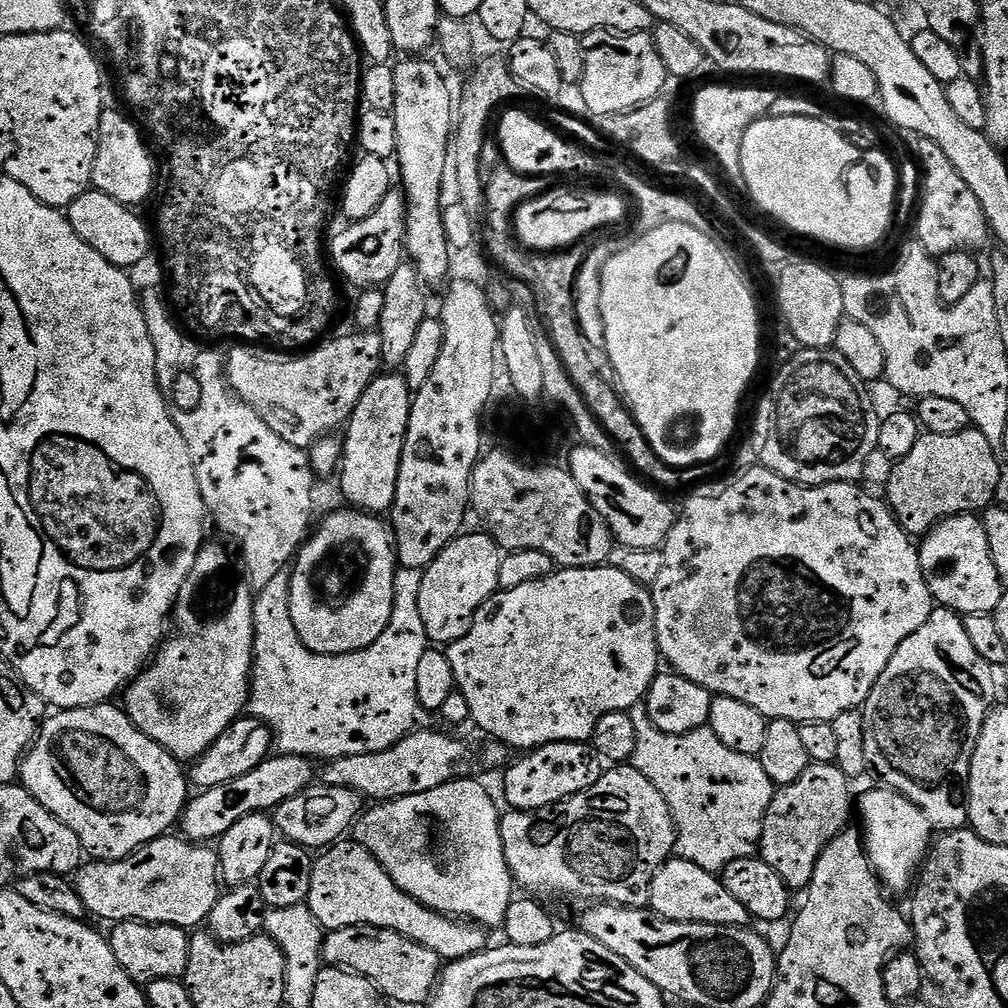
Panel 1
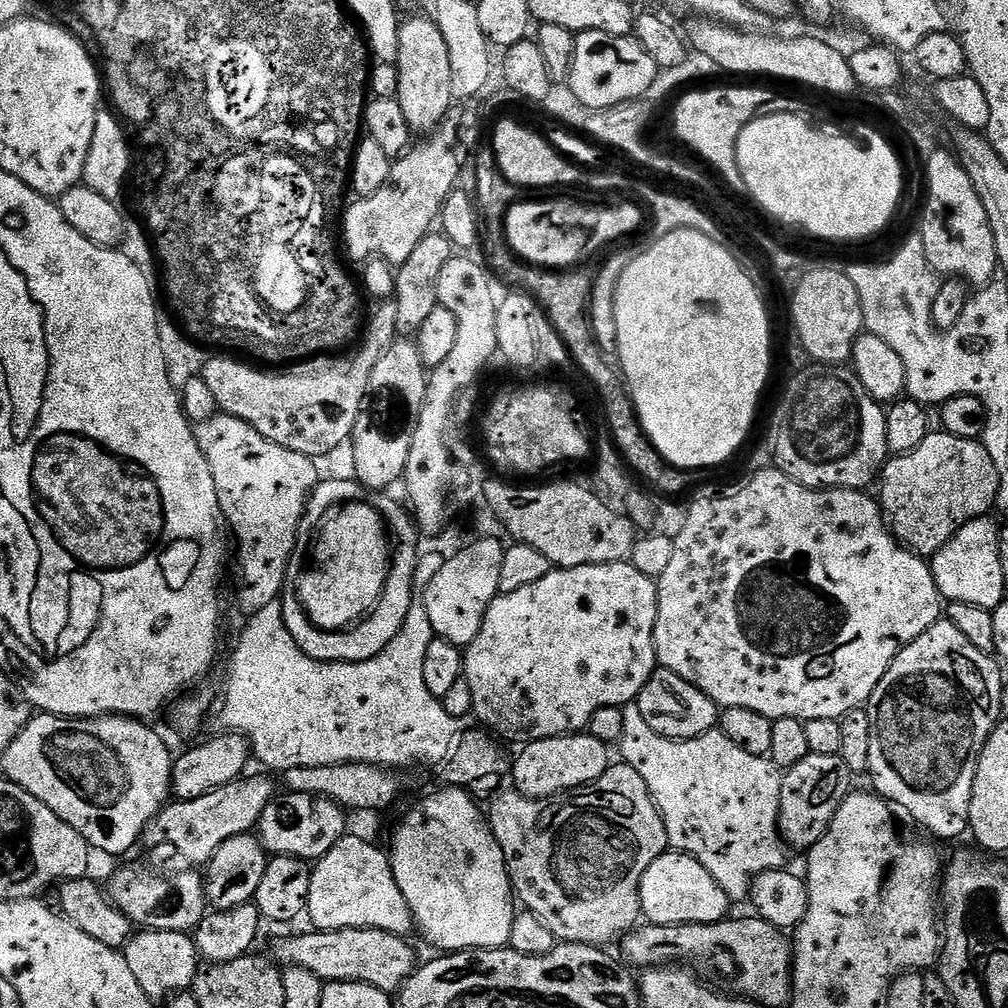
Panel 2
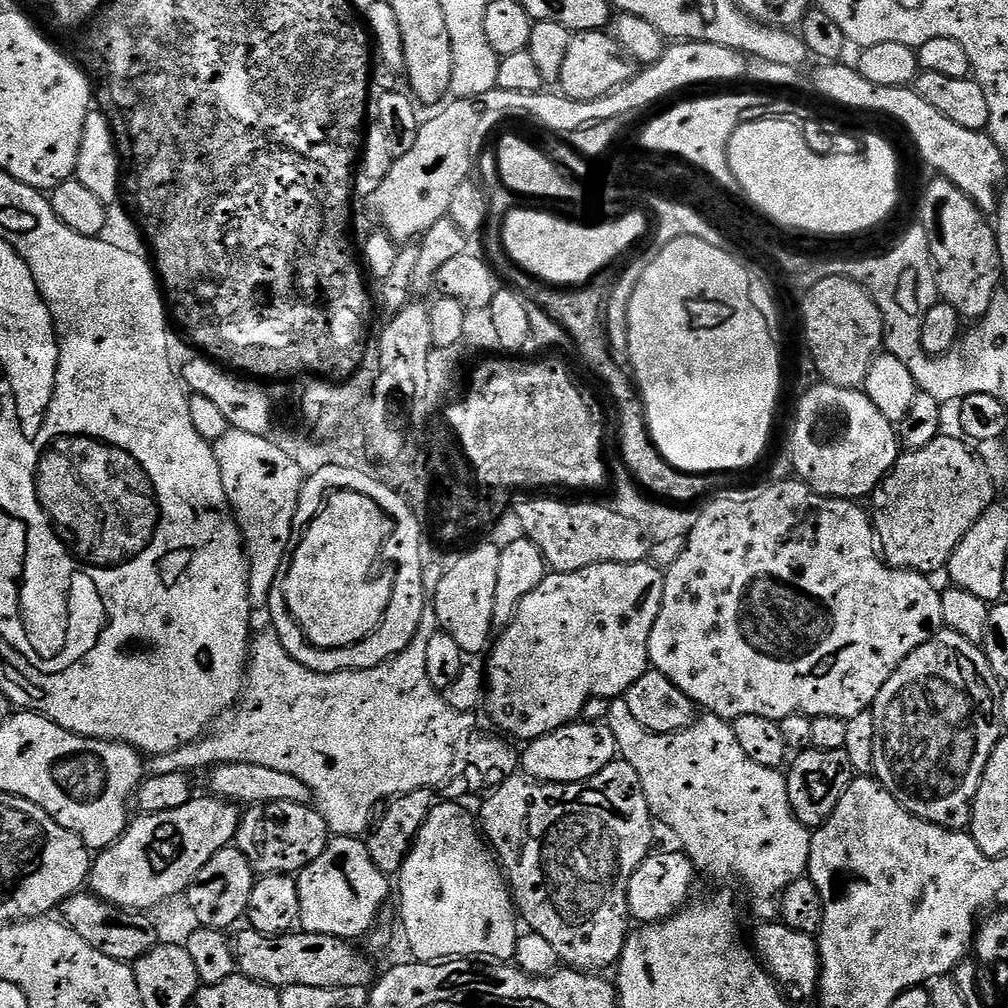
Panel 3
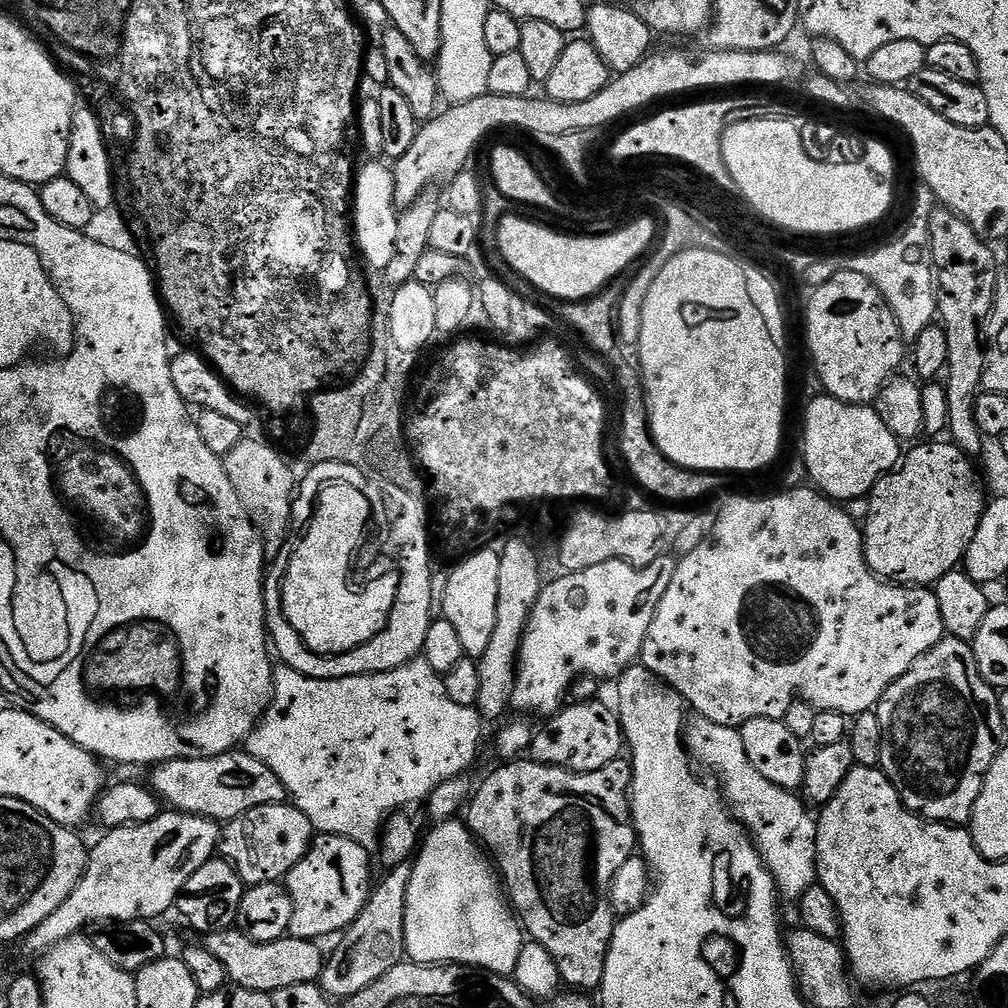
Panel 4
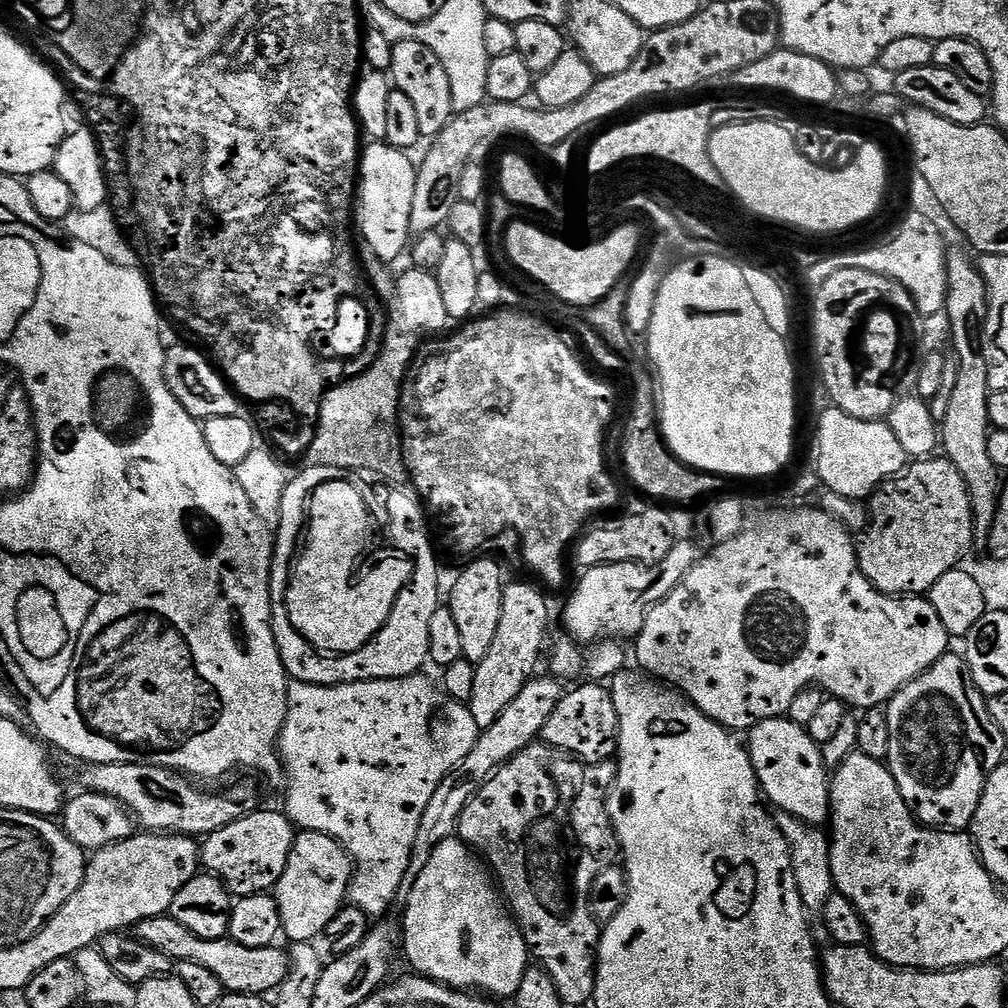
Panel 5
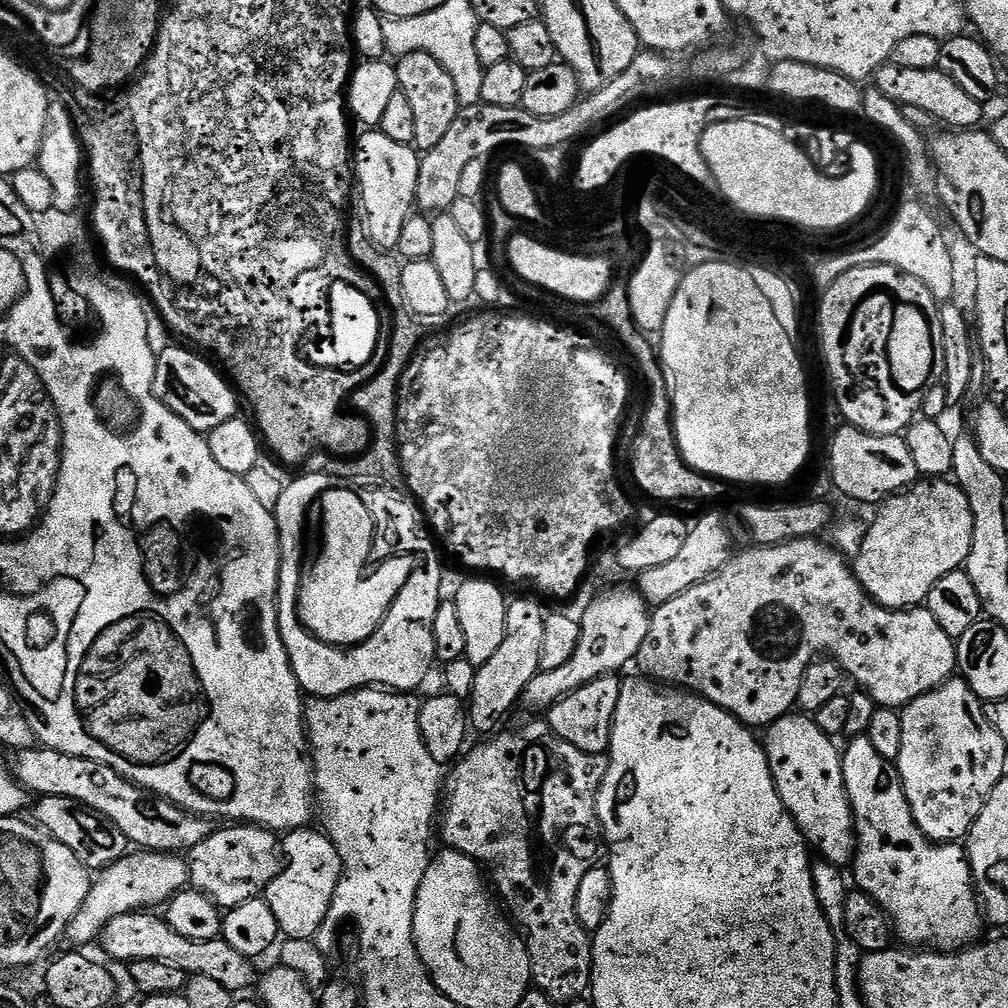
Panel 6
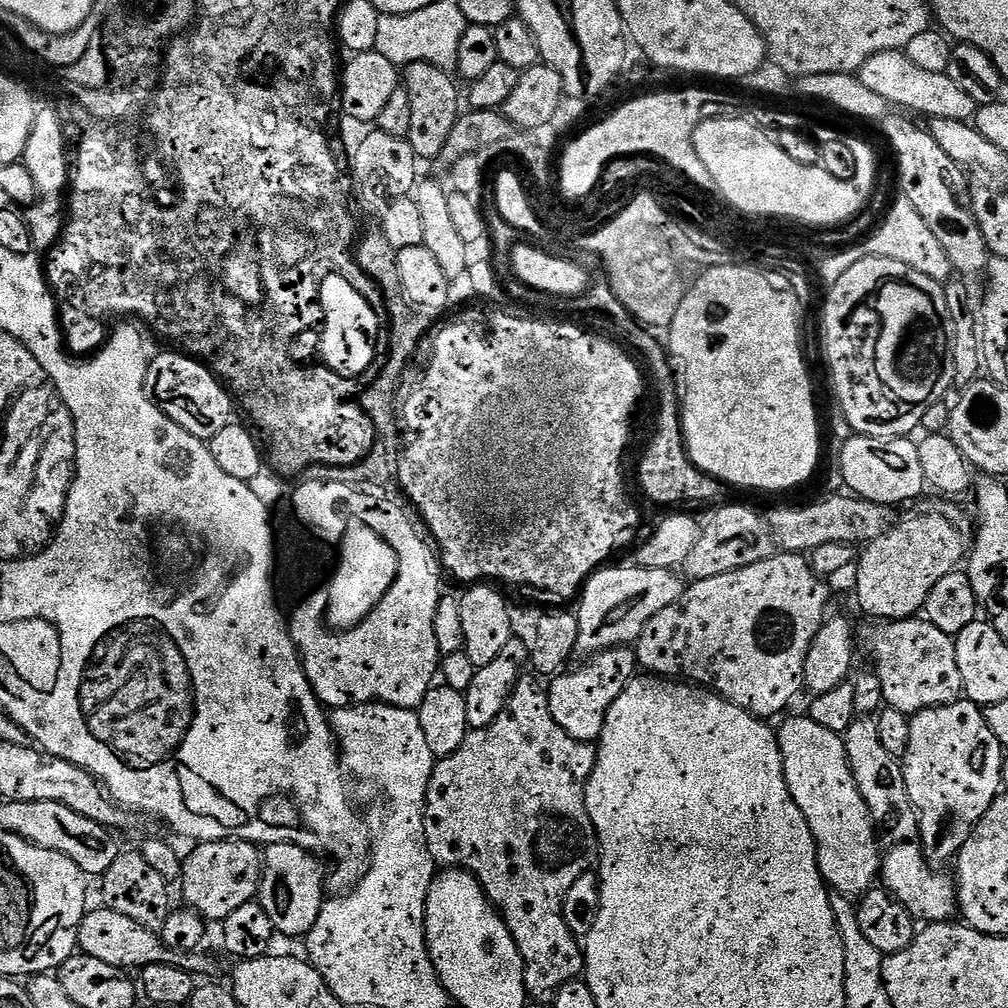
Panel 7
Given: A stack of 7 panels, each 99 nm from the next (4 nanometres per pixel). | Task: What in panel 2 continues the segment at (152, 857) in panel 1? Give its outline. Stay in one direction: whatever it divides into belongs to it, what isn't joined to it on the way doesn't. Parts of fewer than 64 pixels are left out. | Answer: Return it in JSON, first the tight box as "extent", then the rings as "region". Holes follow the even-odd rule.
{"extent":[106,868,206,933],"region":[[[120,868],[113,874],[108,886],[106,884],[106,896],[113,907],[132,920],[137,929],[153,932],[191,933],[206,915],[204,881],[199,871],[184,871],[188,872],[176,872],[173,876],[159,876],[158,873],[151,872],[148,868]]]}

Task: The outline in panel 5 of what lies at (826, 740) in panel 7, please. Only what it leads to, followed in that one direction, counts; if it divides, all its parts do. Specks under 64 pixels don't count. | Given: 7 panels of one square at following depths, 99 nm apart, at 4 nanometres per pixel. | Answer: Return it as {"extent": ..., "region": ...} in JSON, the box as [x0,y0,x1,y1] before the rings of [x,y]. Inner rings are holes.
{"extent":[746,718,832,826],"region":[[[787,718],[775,720],[763,720],[758,722],[747,733],[746,747],[748,756],[756,771],[756,777],[760,783],[760,791],[766,797],[769,805],[778,807],[783,813],[792,815],[796,820],[809,826],[824,826],[829,823],[832,810],[832,785],[830,783],[830,768],[824,762],[824,753],[821,745],[810,738],[807,727],[803,724],[795,724]]]}

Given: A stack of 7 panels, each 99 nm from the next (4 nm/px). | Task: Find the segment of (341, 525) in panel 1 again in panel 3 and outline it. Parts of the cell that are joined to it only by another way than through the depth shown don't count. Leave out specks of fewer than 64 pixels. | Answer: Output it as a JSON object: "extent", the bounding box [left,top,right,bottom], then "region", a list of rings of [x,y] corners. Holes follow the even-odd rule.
{"extent":[271,564,426,672],"region":[[[408,564],[404,568],[404,576],[400,576],[400,584],[394,584],[394,590],[390,594],[390,606],[386,606],[386,614],[382,622],[369,636],[362,638],[357,644],[348,646],[348,652],[316,652],[316,648],[308,648],[304,640],[300,640],[300,632],[296,632],[296,624],[288,620],[288,612],[284,612],[284,599],[277,595],[274,600],[271,627],[280,635],[282,646],[302,666],[306,666],[315,672],[357,672],[378,666],[406,650],[418,632],[418,622],[422,622],[422,614],[426,607],[426,593],[422,586],[422,574],[425,564]]]}

